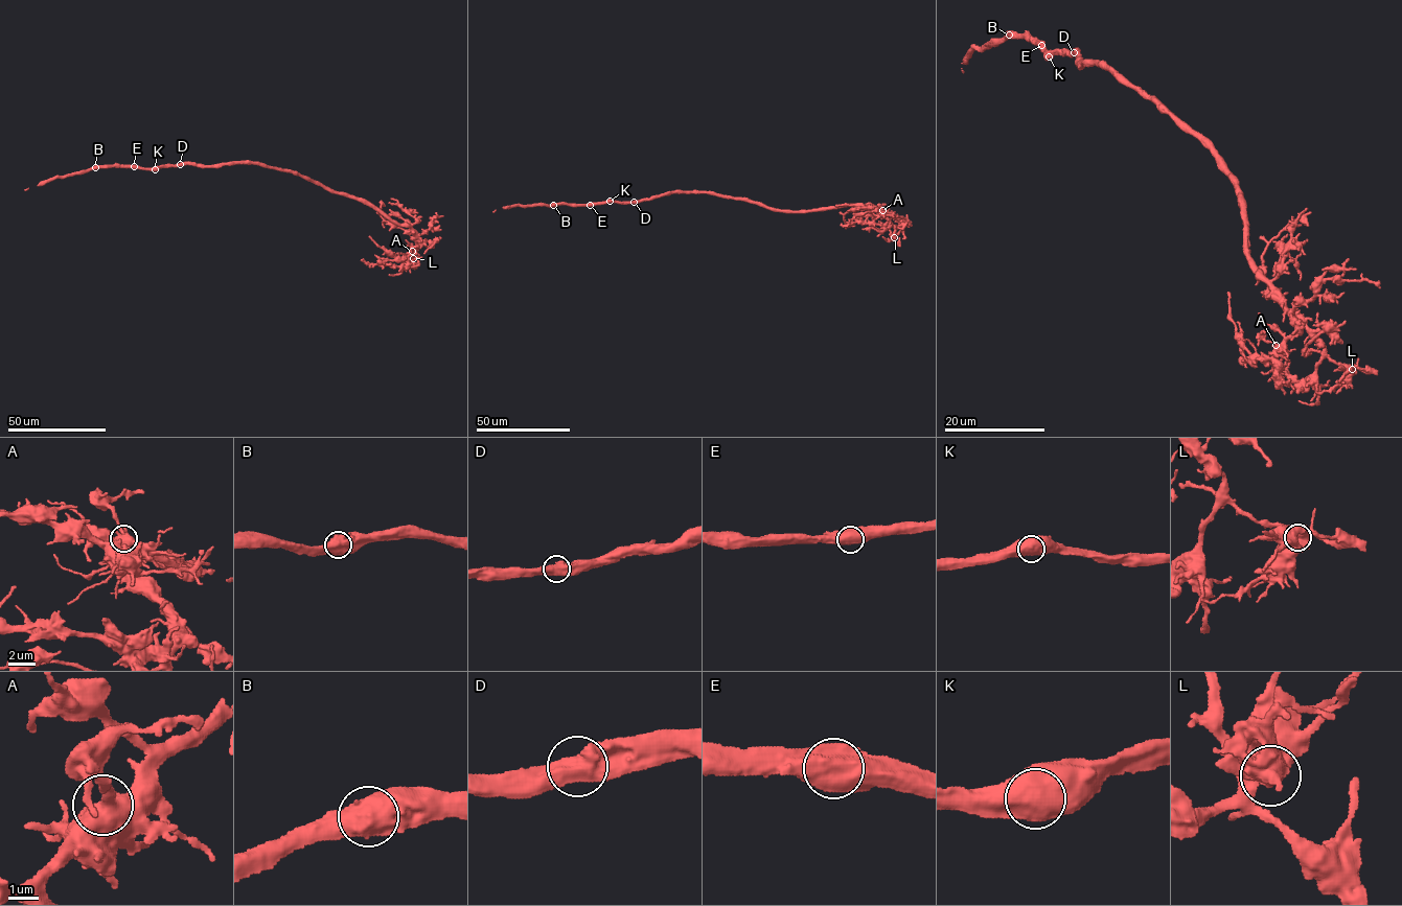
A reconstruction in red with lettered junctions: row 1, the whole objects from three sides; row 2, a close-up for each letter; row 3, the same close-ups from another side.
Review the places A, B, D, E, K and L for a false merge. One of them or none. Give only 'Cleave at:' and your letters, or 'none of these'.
Cleave at: none of these

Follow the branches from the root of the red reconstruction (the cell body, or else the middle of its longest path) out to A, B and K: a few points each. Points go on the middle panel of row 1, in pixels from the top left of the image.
A: (726, 196), (748, 199), (782, 210), (872, 205), (882, 210)
B: (726, 196), (707, 192), (669, 192), (631, 202), (553, 205)
K: (726, 196), (707, 192), (669, 192), (631, 202), (610, 201)

